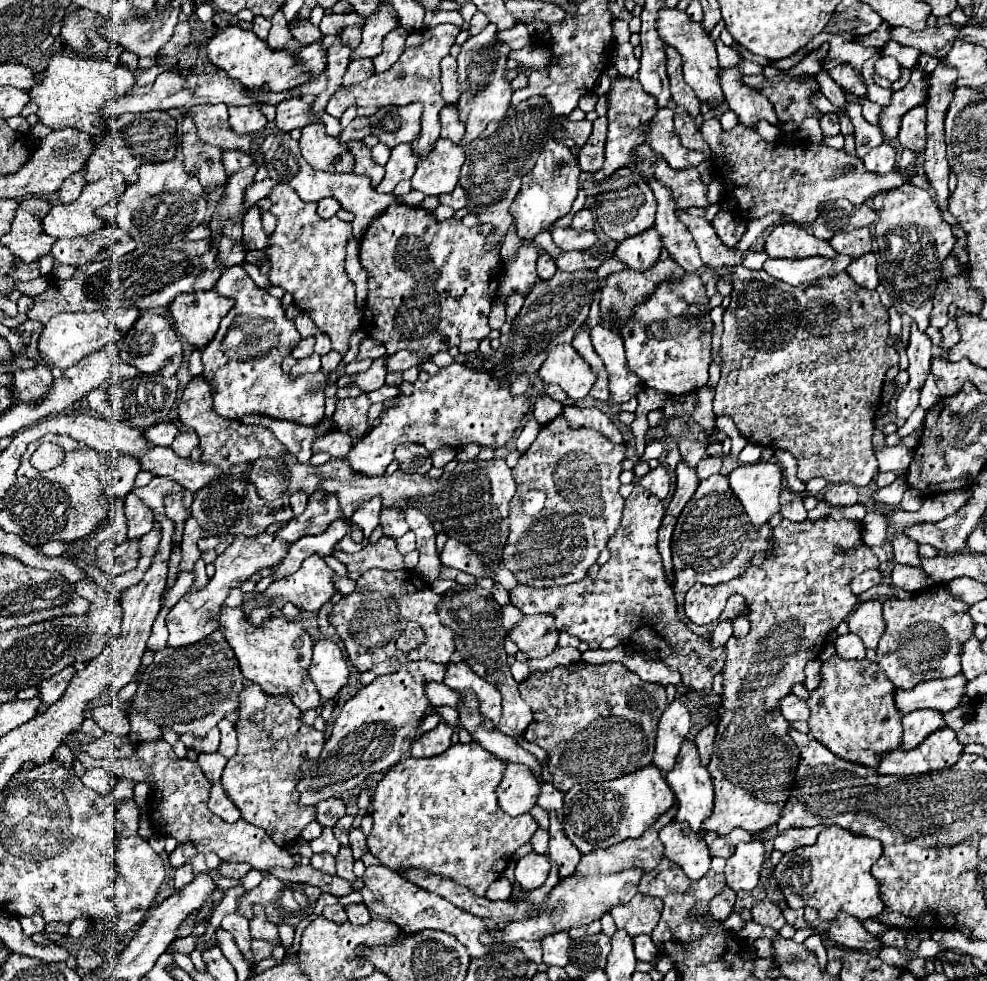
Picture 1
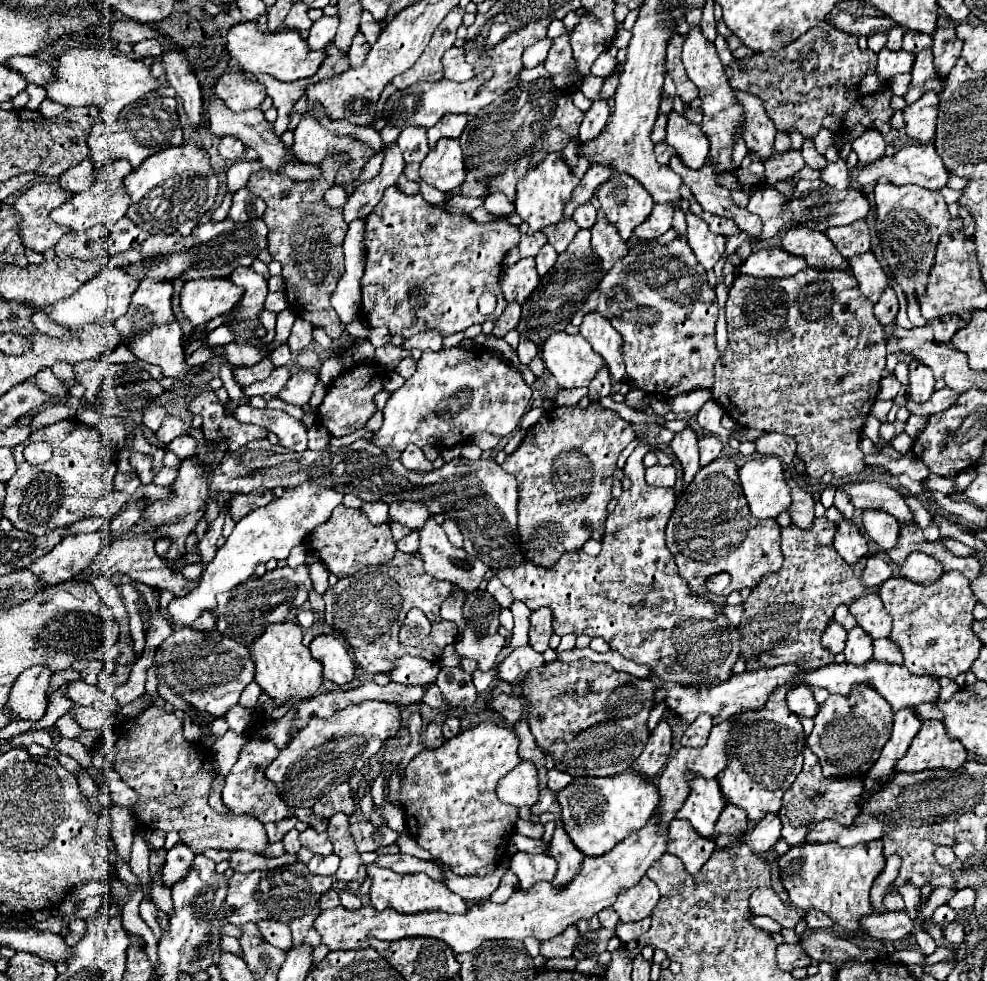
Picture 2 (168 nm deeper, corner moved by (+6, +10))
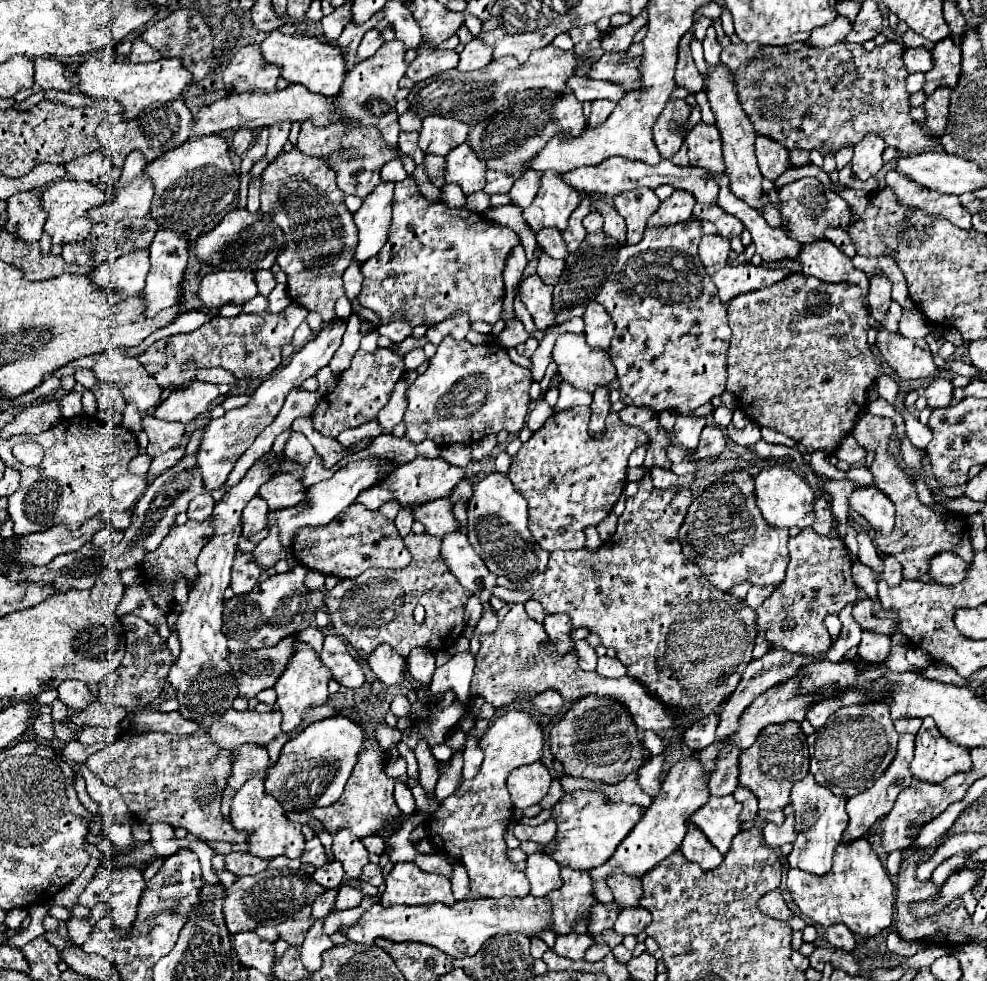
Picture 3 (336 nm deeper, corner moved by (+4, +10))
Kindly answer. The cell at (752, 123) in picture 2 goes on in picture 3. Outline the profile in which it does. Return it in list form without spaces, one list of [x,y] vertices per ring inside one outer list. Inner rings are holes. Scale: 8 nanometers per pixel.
[[[756,135],[756,157],[762,175],[770,181],[776,181],[776,177],[790,167],[788,149],[766,135]]]

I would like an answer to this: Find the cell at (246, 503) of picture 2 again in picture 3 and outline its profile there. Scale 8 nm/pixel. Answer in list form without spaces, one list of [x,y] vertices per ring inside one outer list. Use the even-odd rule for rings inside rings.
[[[260,495],[250,499],[250,503],[242,511],[242,533],[252,535],[252,533],[264,529],[266,519],[268,519],[266,513],[268,513],[268,505]]]

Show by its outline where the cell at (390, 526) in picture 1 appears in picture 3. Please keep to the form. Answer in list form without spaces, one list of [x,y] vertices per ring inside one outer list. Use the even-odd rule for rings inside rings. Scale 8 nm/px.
[[[434,499],[420,505],[412,505],[410,511],[414,519],[426,527],[426,533],[442,537],[458,529],[456,519],[452,517],[452,503],[448,499]]]

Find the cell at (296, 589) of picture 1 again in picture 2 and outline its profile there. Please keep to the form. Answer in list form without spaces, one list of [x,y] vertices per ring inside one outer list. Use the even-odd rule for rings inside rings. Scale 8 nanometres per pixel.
[[[288,565],[276,567],[264,577],[250,577],[244,583],[240,583],[240,587],[234,587],[232,591],[226,591],[224,595],[220,595],[220,599],[216,599],[216,629],[222,635],[228,635],[230,639],[236,639],[248,647],[248,643],[254,643],[254,639],[258,639],[264,633],[266,625],[282,623],[288,619],[292,607],[302,607],[302,603],[308,599],[310,589],[312,579],[308,575],[308,565],[300,565],[296,569]]]

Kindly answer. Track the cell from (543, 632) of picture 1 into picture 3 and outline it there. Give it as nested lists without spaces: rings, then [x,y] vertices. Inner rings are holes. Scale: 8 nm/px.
[[[546,615],[546,619],[544,619],[544,631],[548,633],[550,641],[556,645],[558,653],[564,655],[564,653],[568,653],[574,647],[574,643],[568,637],[570,631],[572,631],[568,615]]]

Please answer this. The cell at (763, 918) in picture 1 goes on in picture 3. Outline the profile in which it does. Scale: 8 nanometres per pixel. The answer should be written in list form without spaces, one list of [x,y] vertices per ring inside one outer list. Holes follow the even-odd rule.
[[[774,889],[770,891],[768,895],[762,895],[758,899],[758,909],[768,915],[768,917],[774,917],[774,919],[780,919],[784,923],[788,923],[792,929],[804,929],[806,927],[806,921],[800,917],[800,915],[794,915],[788,905],[784,903],[782,899],[782,893],[780,889]]]

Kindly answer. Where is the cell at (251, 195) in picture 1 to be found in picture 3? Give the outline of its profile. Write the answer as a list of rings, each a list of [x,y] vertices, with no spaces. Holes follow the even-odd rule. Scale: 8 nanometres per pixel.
[[[278,123],[278,125],[270,127],[270,143],[268,143],[268,151],[266,151],[268,163],[274,163],[274,159],[278,157],[284,143],[288,141],[288,133],[290,133],[290,123]]]

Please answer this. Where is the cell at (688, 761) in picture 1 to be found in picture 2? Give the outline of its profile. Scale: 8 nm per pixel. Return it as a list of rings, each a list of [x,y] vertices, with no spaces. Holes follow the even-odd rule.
[[[692,775],[692,793],[688,795],[684,807],[676,813],[678,819],[688,819],[692,827],[706,839],[712,839],[716,819],[726,807],[724,795],[720,795],[720,785],[716,779],[702,779]]]

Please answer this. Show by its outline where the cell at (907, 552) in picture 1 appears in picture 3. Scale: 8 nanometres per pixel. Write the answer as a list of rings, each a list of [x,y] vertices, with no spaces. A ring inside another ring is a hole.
[[[858,485],[850,497],[850,507],[862,515],[878,535],[888,535],[894,529],[894,503],[878,489]]]

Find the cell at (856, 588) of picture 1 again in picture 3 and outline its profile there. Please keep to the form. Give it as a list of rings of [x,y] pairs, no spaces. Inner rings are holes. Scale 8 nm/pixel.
[[[884,557],[884,571],[882,571],[882,579],[890,585],[890,587],[894,587],[894,585],[898,585],[900,581],[902,581],[902,567],[900,567],[900,563],[894,559],[894,557]]]

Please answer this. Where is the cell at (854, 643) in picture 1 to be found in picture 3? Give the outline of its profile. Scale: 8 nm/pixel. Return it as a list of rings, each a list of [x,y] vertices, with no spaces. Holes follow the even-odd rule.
[[[862,631],[862,641],[858,645],[858,657],[870,663],[882,663],[890,651],[890,637],[874,631]]]

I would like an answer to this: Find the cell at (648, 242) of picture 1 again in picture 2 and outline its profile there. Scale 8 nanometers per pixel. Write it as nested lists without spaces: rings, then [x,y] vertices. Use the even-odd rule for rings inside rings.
[[[656,203],[652,215],[634,229],[634,237],[636,239],[644,239],[644,241],[654,241],[660,235],[664,235],[670,227],[672,227],[672,203]]]

